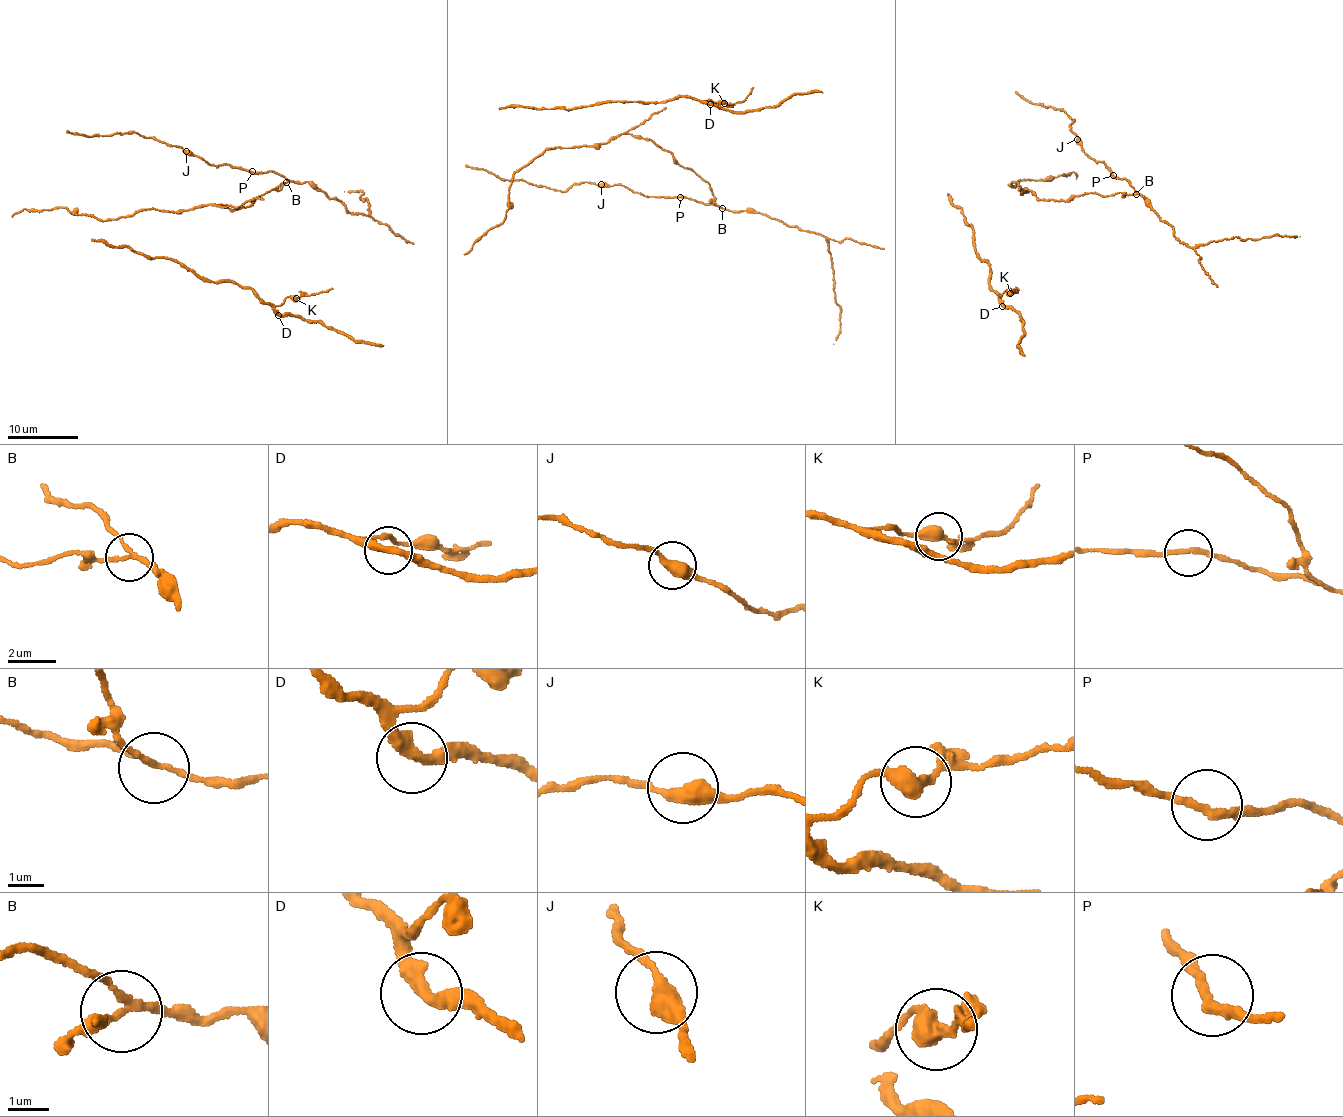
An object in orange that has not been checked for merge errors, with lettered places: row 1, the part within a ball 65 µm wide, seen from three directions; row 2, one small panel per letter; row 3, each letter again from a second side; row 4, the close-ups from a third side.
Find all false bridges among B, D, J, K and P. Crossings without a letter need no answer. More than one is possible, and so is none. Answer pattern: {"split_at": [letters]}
{"split_at": ["B", "K"]}

